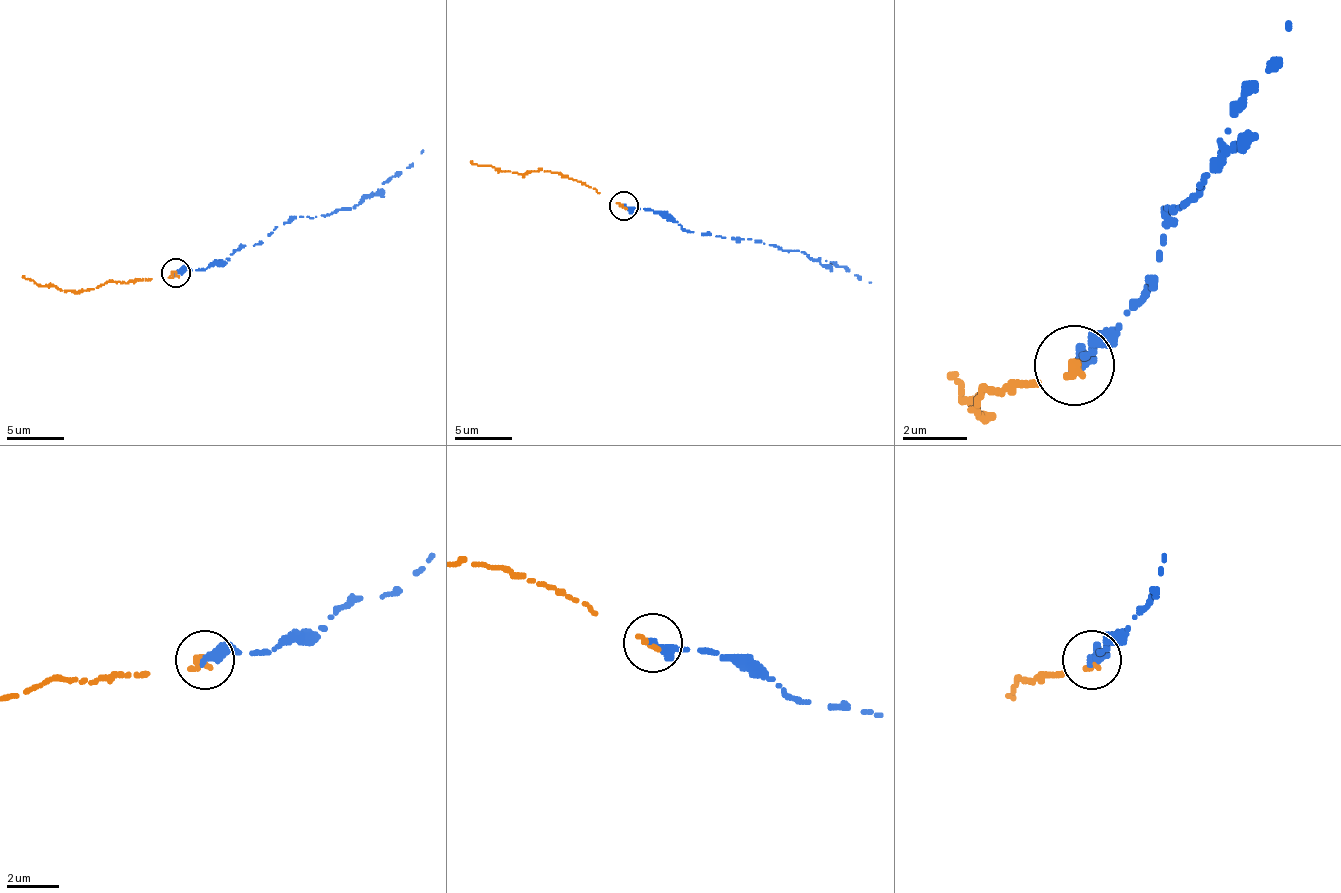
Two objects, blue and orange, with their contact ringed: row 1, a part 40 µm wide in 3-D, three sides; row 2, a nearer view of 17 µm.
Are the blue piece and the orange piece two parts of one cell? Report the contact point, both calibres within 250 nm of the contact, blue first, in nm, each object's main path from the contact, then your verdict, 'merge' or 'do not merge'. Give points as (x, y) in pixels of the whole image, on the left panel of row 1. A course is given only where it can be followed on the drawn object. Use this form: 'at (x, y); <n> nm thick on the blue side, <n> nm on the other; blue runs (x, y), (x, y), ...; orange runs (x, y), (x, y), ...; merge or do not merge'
at (176, 273); 440 nm thick on the blue side, 280 nm on the other; blue runs (176, 272), (220, 266), (237, 249), (254, 246), (295, 217), (355, 209), (422, 151); orange runs (173, 272), (168, 278), (110, 281), (93, 289), (72, 292), (23, 275); merge

